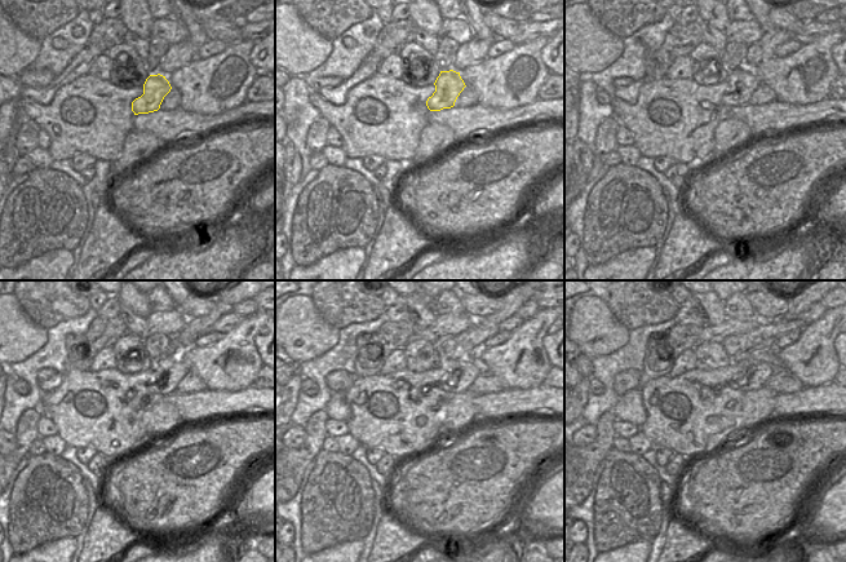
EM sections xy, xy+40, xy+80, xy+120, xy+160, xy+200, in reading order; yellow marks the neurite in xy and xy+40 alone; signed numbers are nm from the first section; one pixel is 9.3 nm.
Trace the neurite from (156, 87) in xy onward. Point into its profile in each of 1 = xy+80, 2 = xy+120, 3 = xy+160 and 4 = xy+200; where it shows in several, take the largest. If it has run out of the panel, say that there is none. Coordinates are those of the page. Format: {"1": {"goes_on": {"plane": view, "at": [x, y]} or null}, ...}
{"1": {"goes_on": {"plane": "xy+80", "at": [742, 83]}}, "2": {"goes_on": {"plane": "xy+120", "at": [171, 370]}}, "3": {"goes_on": {"plane": "xy+160", "at": [464, 372]}}, "4": {"goes_on": {"plane": "xy+200", "at": [756, 377]}}}

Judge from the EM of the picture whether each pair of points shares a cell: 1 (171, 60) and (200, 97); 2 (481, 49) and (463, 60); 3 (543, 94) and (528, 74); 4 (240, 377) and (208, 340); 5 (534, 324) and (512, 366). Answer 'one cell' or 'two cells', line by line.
1: two cells
2: one cell
3: two cells
4: two cells
5: one cell

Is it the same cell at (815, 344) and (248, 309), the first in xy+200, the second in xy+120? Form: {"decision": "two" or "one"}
{"decision": "two"}

